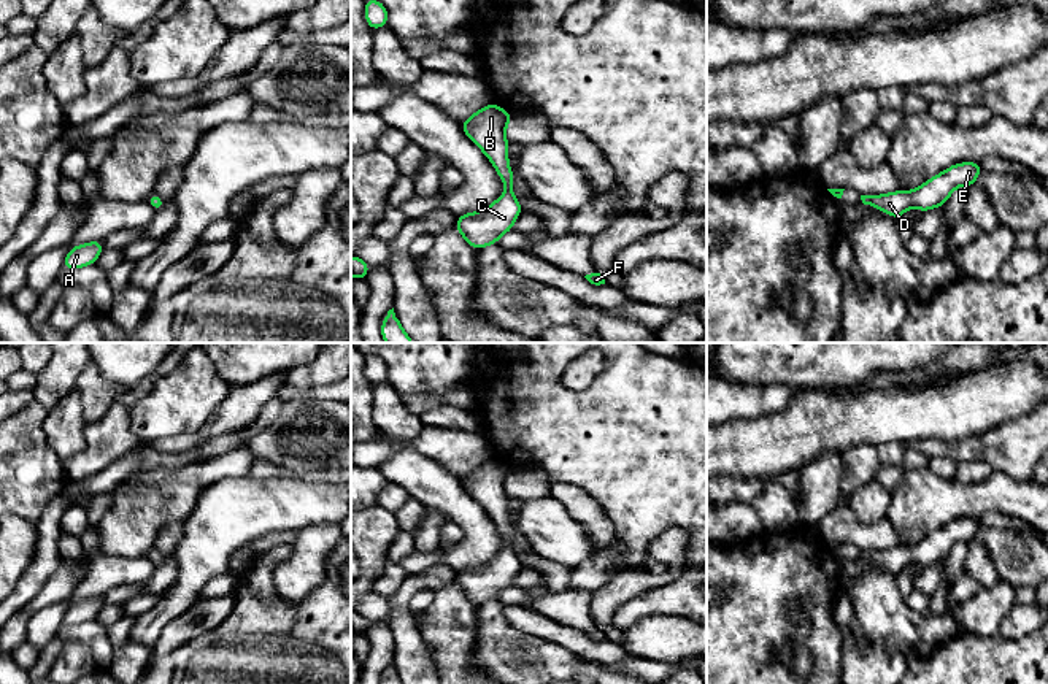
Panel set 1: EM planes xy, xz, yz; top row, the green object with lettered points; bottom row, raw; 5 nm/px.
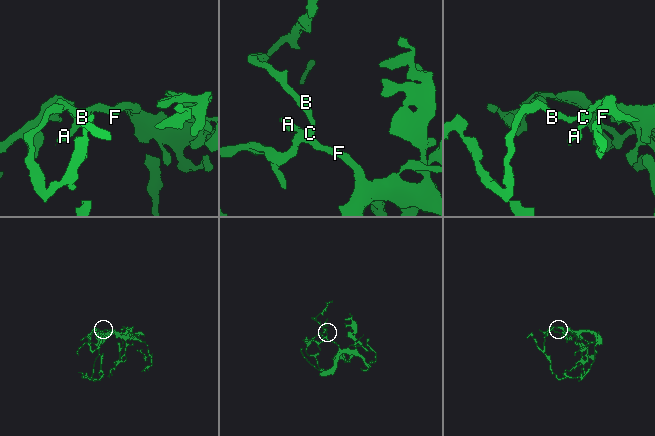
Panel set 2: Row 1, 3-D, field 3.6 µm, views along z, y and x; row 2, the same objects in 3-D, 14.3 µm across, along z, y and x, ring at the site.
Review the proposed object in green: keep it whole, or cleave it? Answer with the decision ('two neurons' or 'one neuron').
one neuron

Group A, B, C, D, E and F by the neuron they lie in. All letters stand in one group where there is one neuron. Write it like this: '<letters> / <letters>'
A B C D E F

